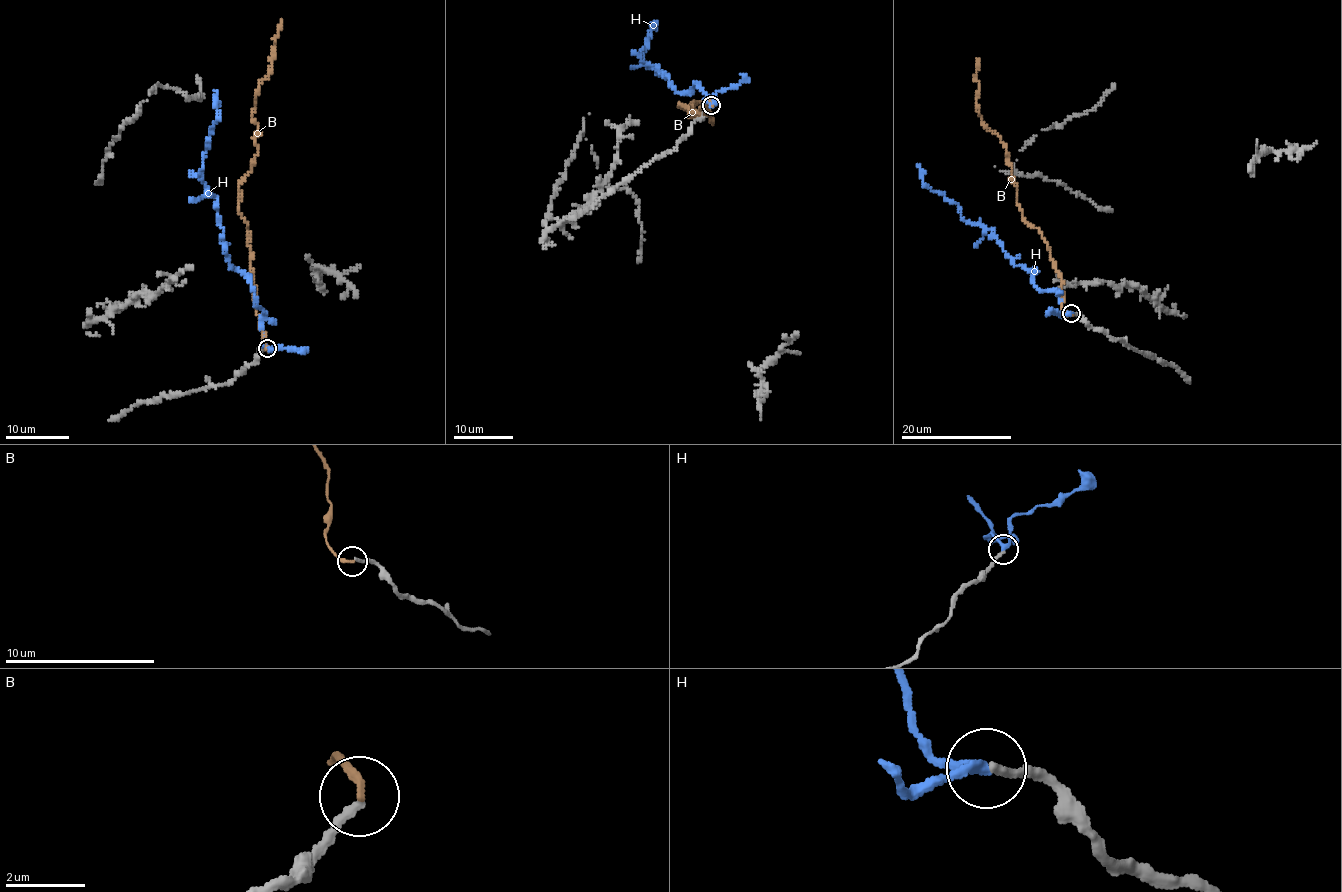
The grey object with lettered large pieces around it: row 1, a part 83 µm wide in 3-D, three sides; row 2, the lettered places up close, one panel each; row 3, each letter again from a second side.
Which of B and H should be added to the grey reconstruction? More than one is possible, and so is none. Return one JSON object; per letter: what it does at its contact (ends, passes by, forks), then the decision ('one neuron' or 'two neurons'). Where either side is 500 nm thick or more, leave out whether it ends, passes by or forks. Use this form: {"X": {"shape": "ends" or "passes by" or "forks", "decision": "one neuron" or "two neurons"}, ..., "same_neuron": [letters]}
{"B": {"shape": "ends", "decision": "two neurons"}, "H": {"shape": "passes by", "decision": "one neuron"}, "same_neuron": ["H"]}

